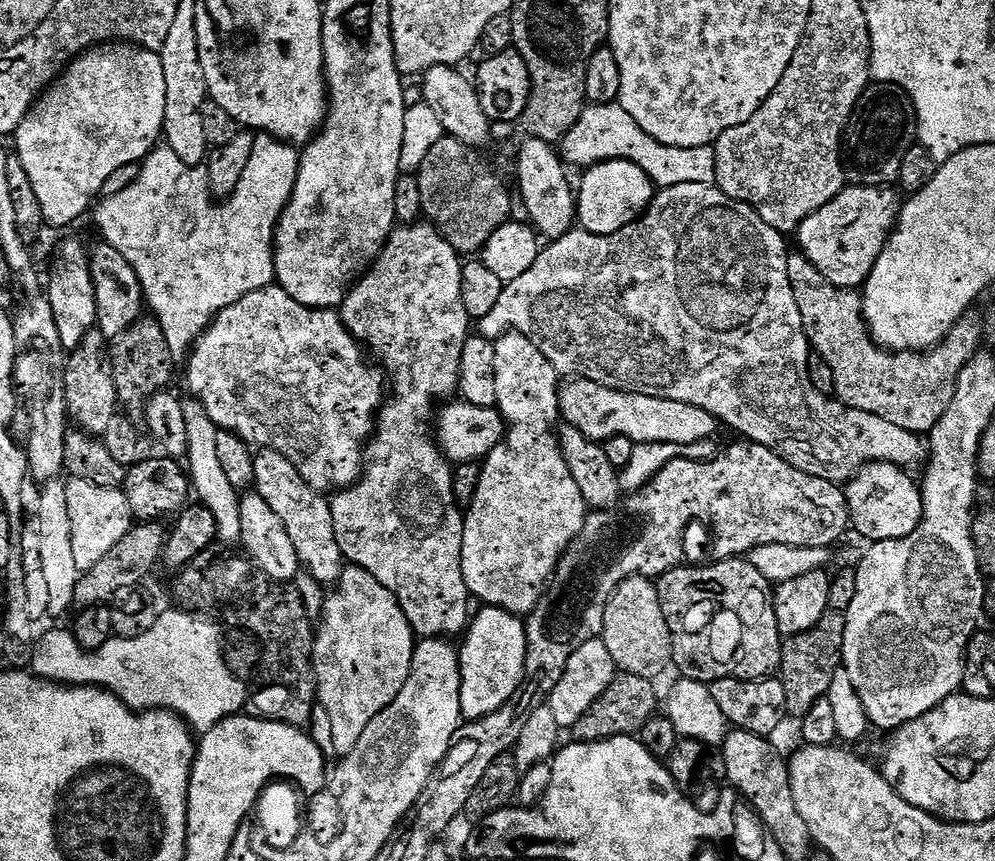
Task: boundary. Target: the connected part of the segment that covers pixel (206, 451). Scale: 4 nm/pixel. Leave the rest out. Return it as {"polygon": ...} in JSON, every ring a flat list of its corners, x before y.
{"polygon":[[192,398,184,407,186,429,189,434,188,453,186,455,186,471,194,485,199,503,206,505,216,519,219,539,239,541,242,534,242,514,240,513,240,496,234,486,230,486,226,473,222,470,218,459,218,434,221,429,206,414,200,401]]}

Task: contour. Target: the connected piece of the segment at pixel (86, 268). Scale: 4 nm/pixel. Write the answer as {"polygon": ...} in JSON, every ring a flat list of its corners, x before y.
{"polygon":[[64,240,56,248,56,257,52,260,52,273,46,276,46,291,50,310,54,310,54,326,58,326,58,338,62,338,62,346,69,350,77,348,86,338,88,332,97,327,96,323,96,283,92,277,92,261,89,249,84,249,80,240]]}

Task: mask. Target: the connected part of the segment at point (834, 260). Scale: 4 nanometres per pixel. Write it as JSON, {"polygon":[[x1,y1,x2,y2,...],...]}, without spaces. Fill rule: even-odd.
{"polygon":[[861,184,845,186,826,206,810,214,796,229,799,251,839,288,859,289,892,235,900,218,902,196,895,187,871,188],[900,195,900,196,899,196]]}

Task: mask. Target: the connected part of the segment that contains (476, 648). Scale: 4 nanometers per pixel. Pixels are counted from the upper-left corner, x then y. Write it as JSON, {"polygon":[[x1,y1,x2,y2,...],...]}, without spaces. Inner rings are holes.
{"polygon":[[487,606,471,617,463,633,460,653,460,714,465,721,481,720,494,714,518,690,526,666,525,621,512,612]]}

